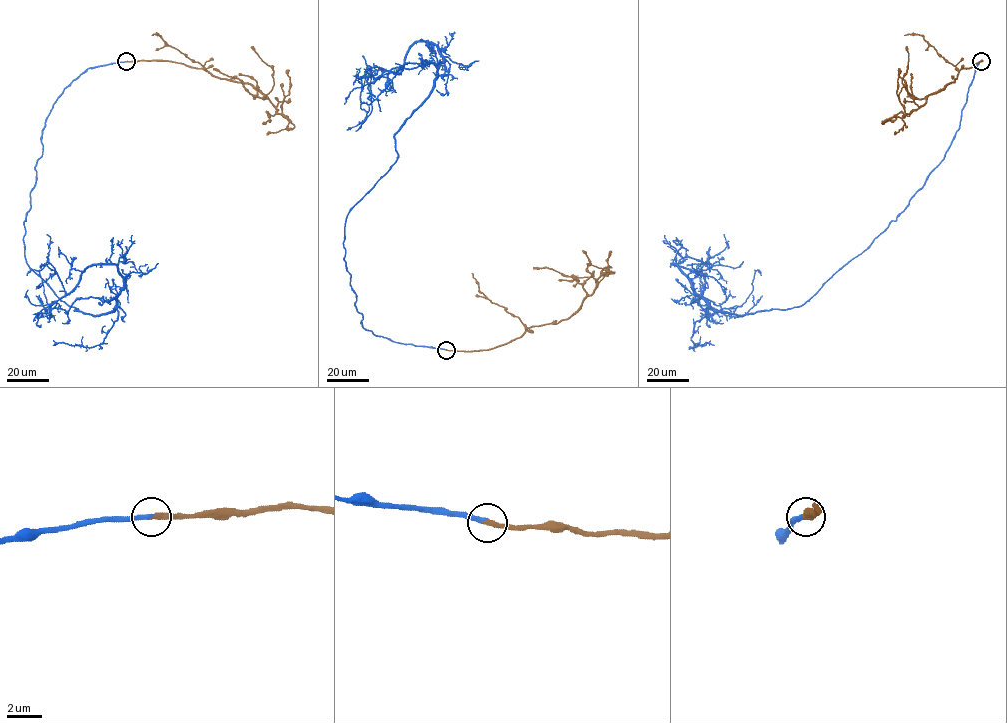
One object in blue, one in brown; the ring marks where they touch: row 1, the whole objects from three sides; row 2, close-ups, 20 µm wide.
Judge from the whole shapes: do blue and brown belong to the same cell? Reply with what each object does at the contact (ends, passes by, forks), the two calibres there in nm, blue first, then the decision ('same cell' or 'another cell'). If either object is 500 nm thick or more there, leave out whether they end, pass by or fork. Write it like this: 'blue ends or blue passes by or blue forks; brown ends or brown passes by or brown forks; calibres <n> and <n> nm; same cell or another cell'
blue ends; brown ends; calibres 240 and 320 nm; same cell

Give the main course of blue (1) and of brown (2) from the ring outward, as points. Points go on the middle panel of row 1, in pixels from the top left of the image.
1: (446, 349), (365, 329), (343, 242), (432, 88), (434, 44), (415, 42), (399, 74), (371, 69), (355, 131)
2: (446, 349), (490, 349), (519, 338), (527, 328), (569, 318), (593, 292), (596, 280), (614, 272), (586, 263)

